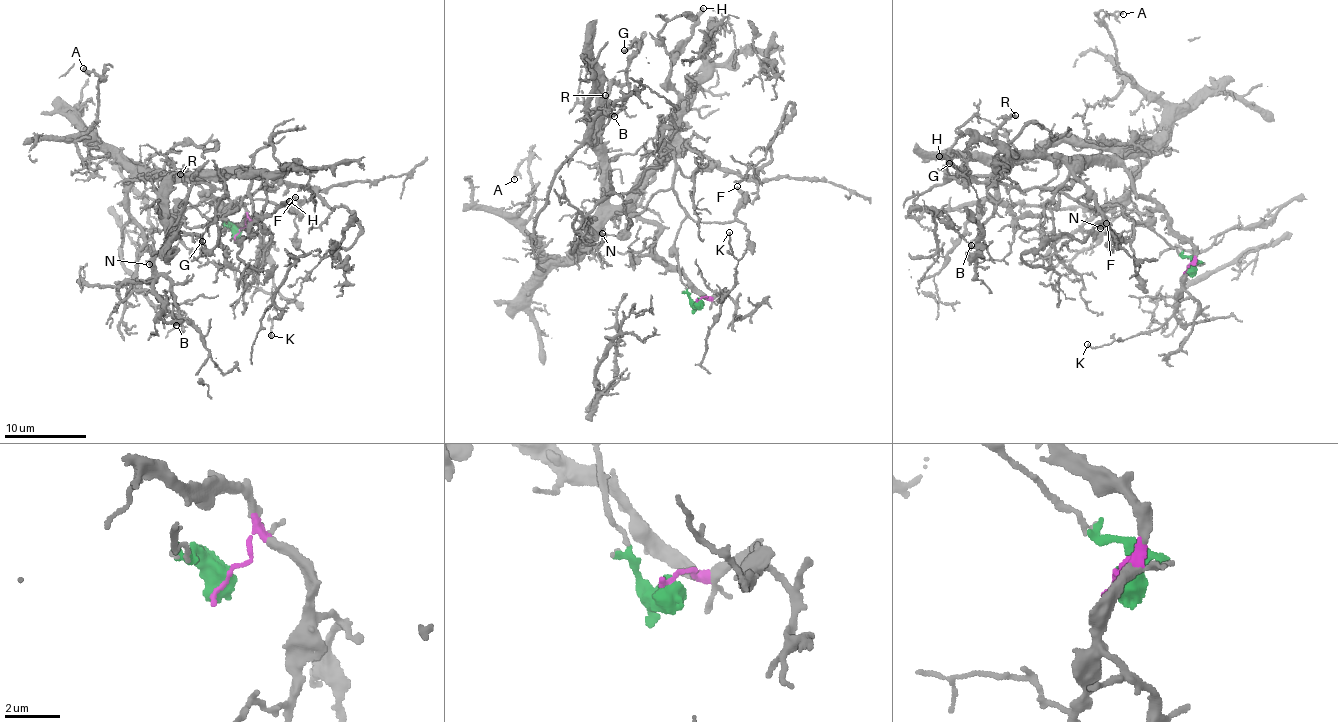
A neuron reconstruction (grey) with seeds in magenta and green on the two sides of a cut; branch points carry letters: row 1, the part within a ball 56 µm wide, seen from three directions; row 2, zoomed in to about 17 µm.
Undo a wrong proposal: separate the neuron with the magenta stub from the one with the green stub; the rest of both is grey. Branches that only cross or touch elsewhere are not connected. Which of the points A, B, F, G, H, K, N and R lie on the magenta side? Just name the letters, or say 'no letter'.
A, B, G, K, N, R

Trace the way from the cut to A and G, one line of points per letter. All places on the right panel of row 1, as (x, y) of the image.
A: (1187, 269), (1194, 250), (1135, 191), (1121, 163), (1161, 127), (1155, 101), (1119, 69), (1105, 21), (1123, 14)
G: (1187, 269), (1194, 250), (1135, 191), (1111, 149), (1035, 147), (989, 176), (946, 172), (950, 150), (949, 164)

